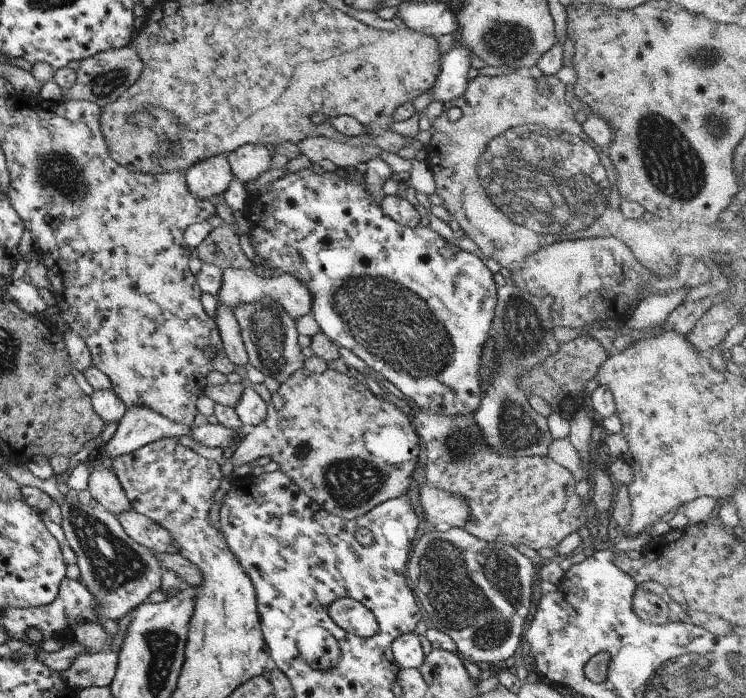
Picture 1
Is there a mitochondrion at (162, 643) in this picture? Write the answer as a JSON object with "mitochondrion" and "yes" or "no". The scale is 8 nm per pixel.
{"mitochondrion":"yes"}

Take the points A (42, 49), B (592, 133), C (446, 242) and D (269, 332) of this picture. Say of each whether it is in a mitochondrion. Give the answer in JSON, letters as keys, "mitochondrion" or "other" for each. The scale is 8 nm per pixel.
{"A":"other","B":"mitochondrion","C":"other","D":"mitochondrion"}

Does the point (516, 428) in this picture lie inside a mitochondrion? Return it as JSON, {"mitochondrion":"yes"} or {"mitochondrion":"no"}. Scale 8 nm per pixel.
{"mitochondrion":"yes"}

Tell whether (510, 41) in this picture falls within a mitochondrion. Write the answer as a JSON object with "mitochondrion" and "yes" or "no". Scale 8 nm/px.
{"mitochondrion":"yes"}

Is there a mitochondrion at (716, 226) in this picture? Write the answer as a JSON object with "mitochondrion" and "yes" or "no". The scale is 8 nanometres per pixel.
{"mitochondrion":"no"}

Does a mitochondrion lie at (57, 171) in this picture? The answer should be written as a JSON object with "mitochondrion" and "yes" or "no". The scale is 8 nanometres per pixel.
{"mitochondrion":"yes"}

